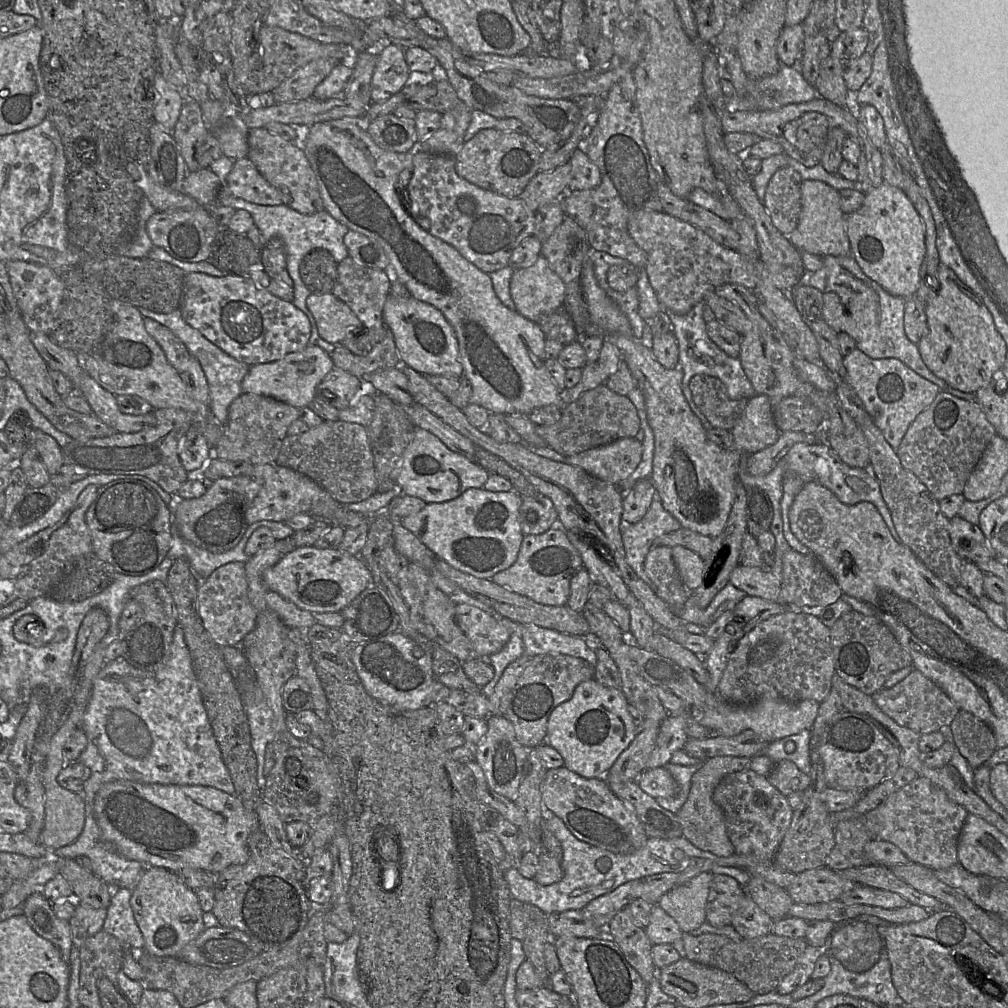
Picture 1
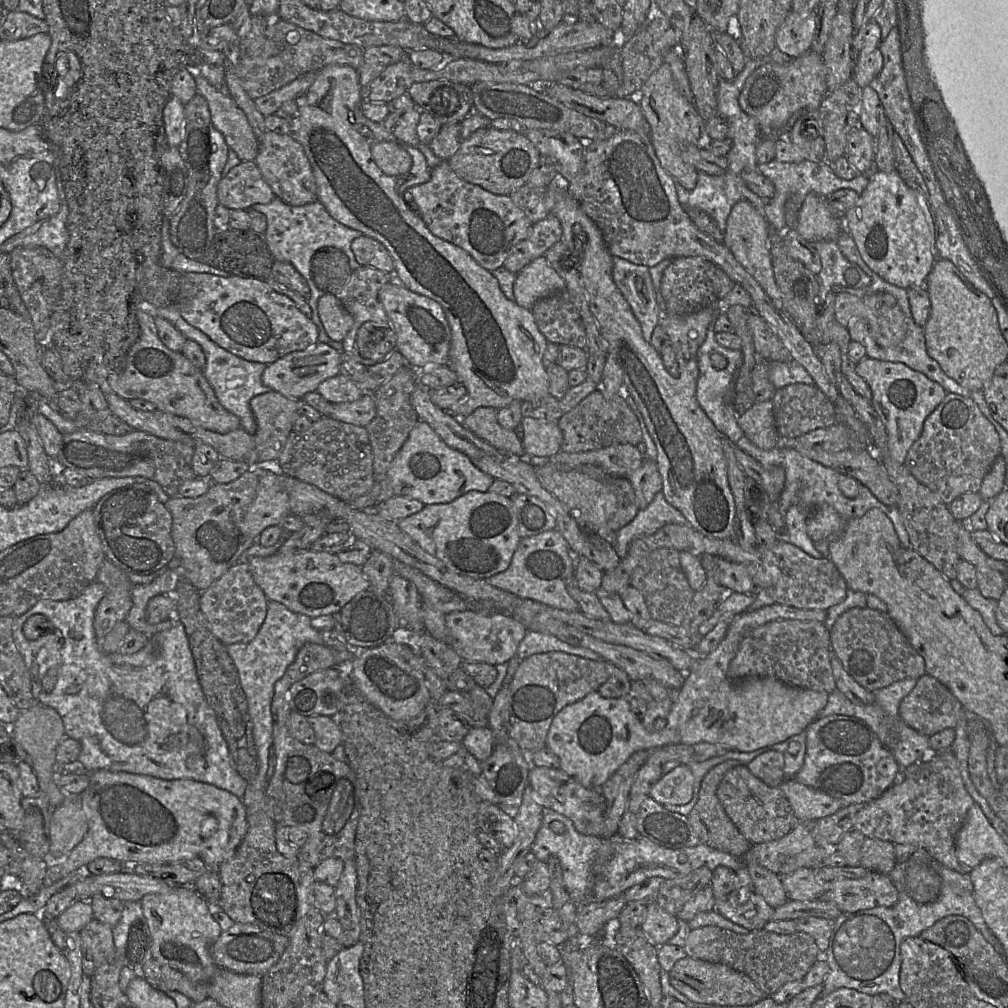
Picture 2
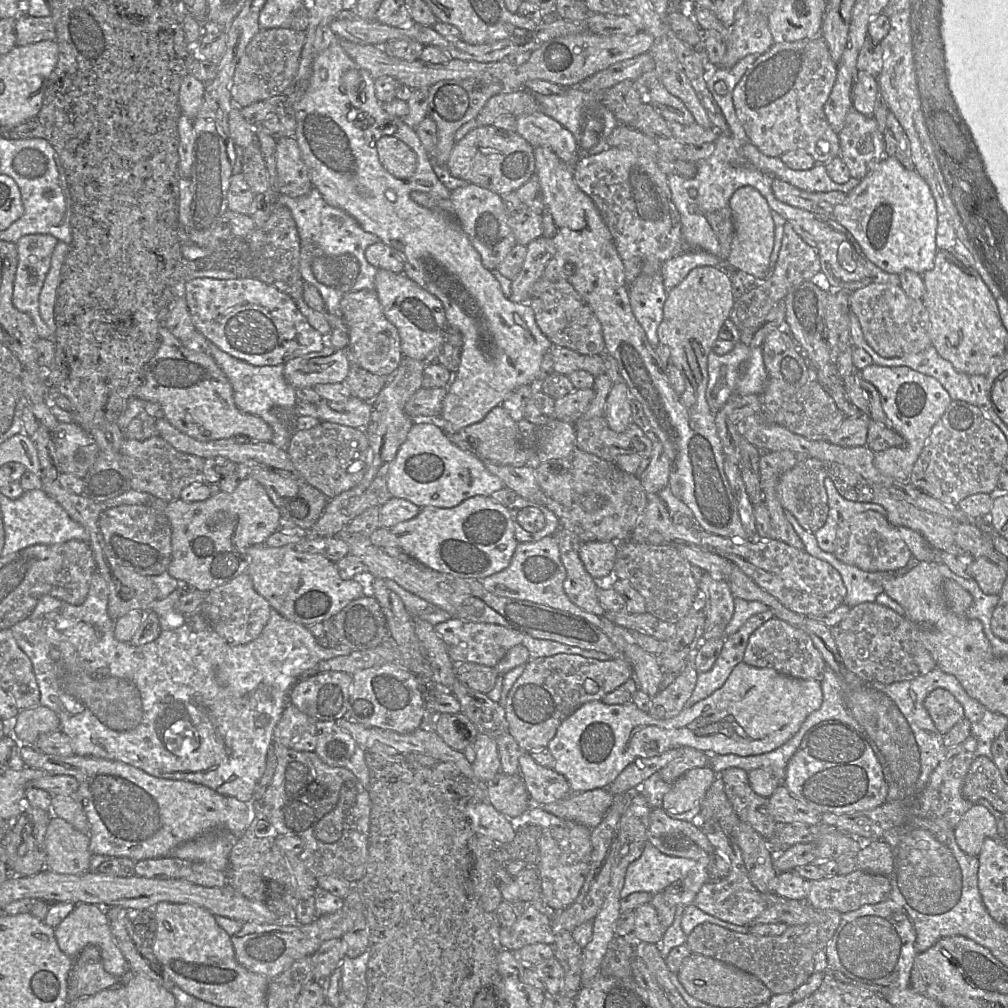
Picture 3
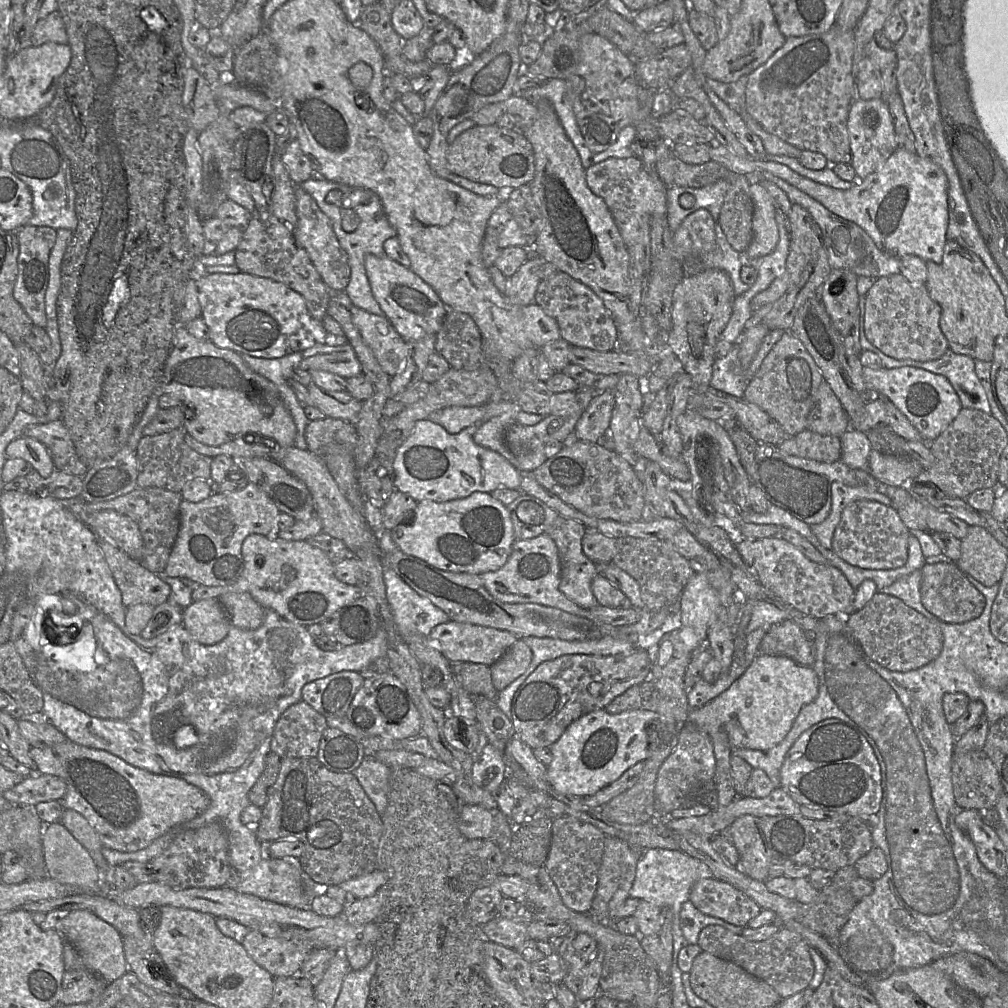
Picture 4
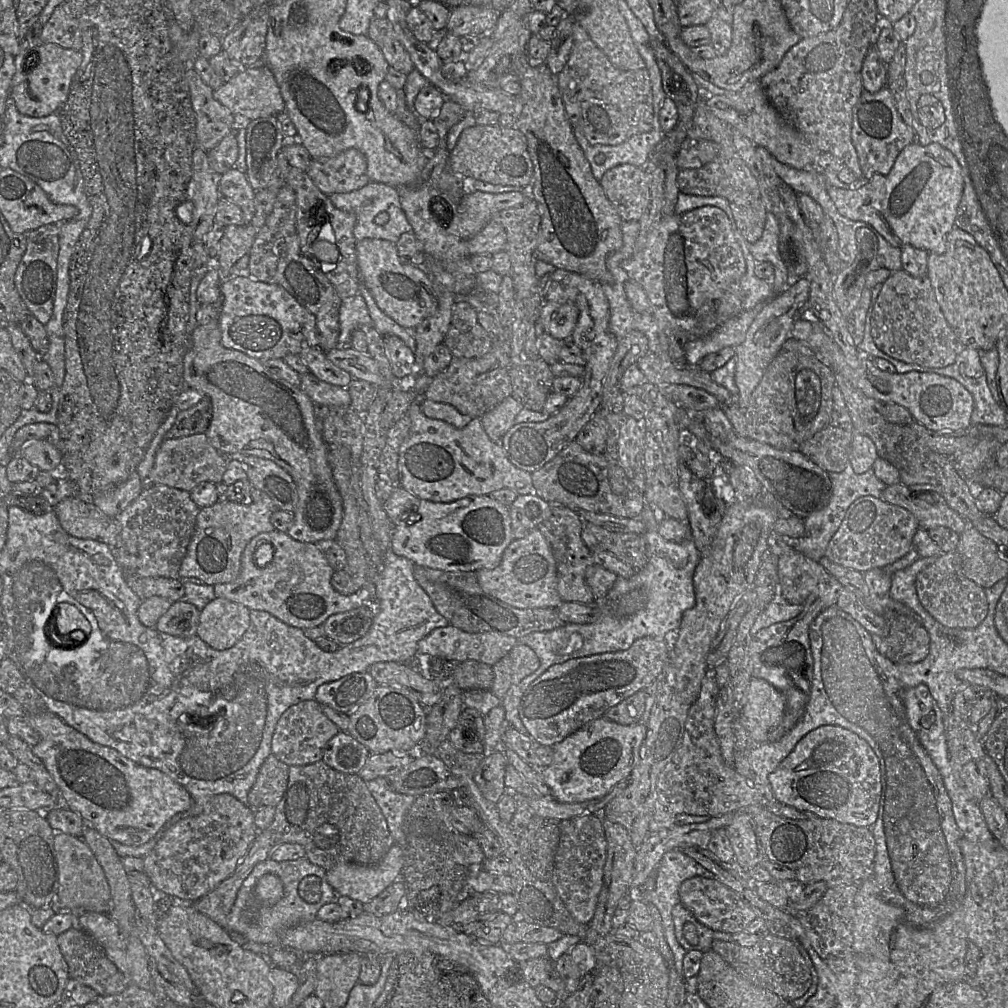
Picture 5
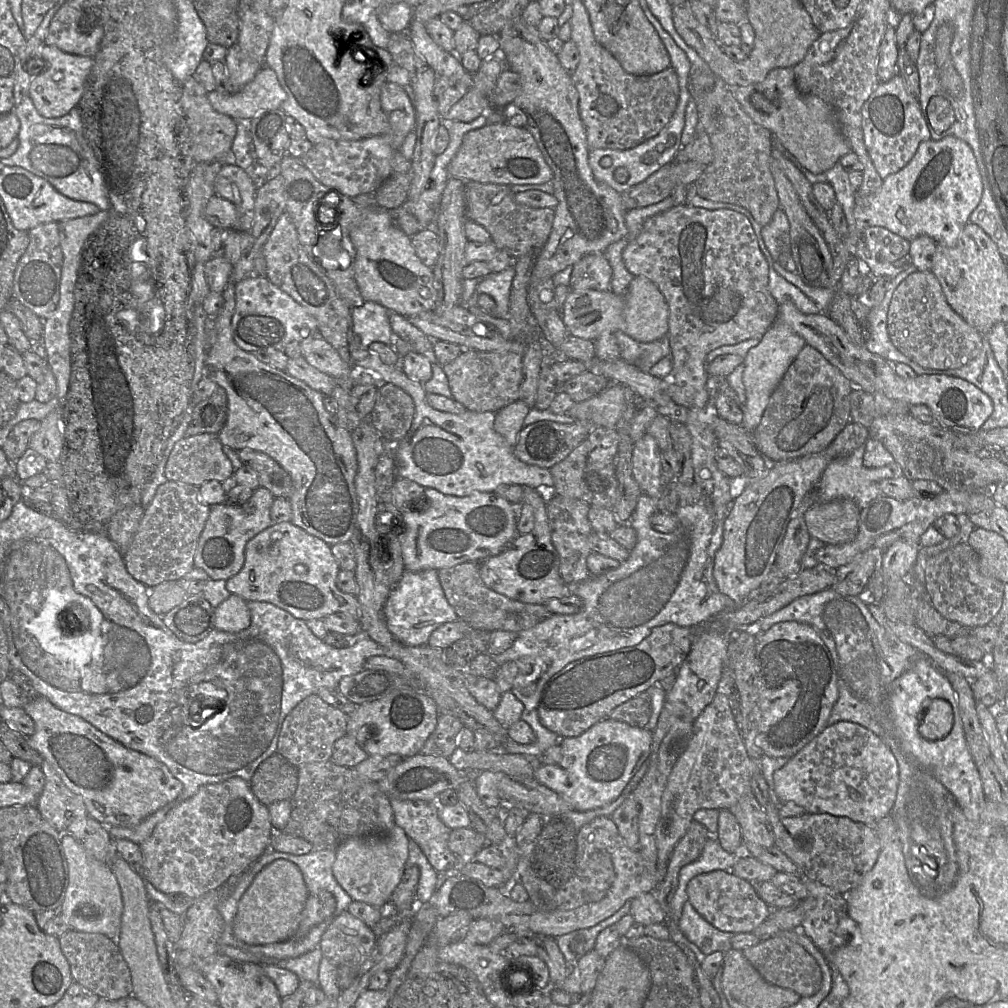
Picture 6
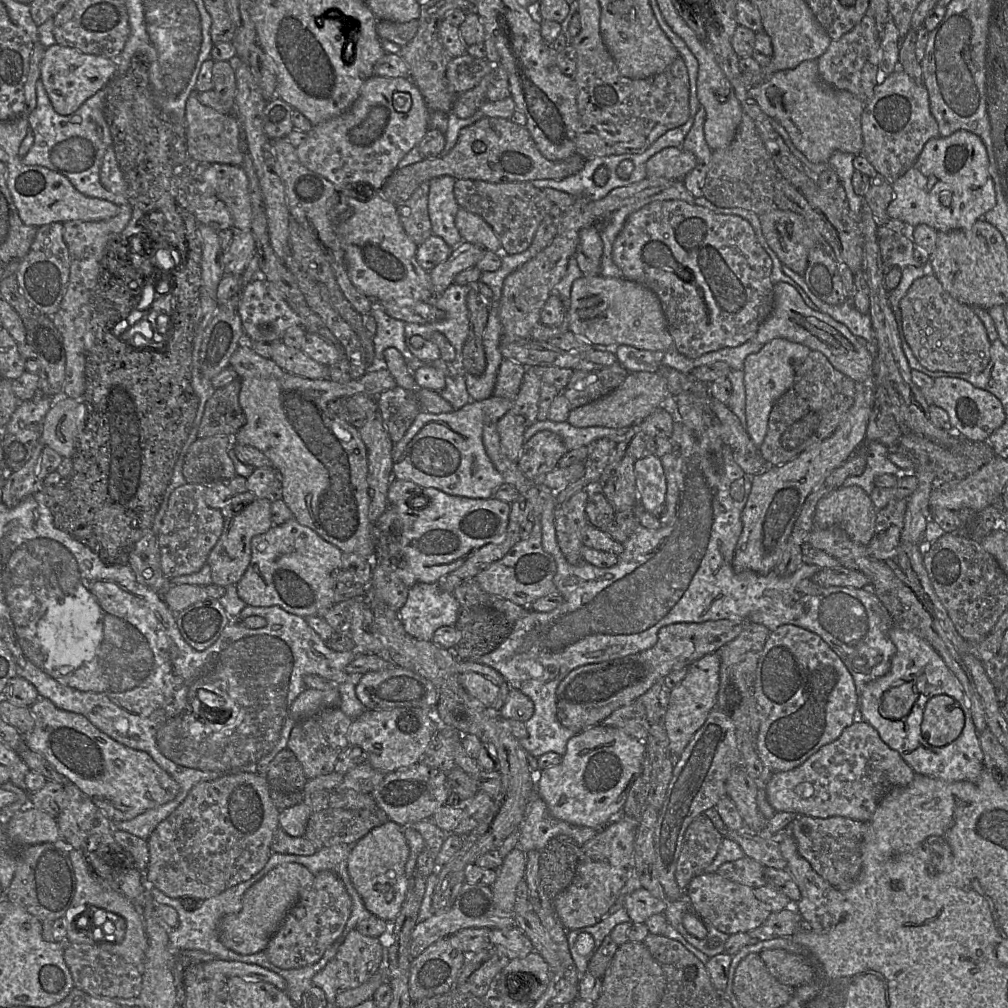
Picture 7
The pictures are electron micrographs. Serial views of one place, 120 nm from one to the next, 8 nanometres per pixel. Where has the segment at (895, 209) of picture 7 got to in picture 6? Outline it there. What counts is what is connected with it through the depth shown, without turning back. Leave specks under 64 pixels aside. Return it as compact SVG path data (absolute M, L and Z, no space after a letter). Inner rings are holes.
M946 136L938 141L931 138L922 141L911 160L898 172L883 179L881 187L867 196L856 196L853 216L854 226L848 226L846 236L838 237L835 246L830 246L833 268L826 285L822 287L837 288L848 260L854 256L857 244L864 230L870 226L881 226L892 233L913 240L920 235L927 235L936 244L954 246L974 209L978 206L983 193L982 177L971 147L963 140L954 136Z

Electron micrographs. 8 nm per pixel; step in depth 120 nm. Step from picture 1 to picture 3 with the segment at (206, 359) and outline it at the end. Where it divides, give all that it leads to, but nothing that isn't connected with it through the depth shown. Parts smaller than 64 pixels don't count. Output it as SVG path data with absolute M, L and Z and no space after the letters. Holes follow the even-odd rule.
M209 341L209 354L228 378L233 388L234 402L239 410L261 417L273 430L271 442L286 450L294 431L285 427L271 413L274 406L295 409L297 405L296 389L284 378L284 364L253 366L245 361L232 357Z

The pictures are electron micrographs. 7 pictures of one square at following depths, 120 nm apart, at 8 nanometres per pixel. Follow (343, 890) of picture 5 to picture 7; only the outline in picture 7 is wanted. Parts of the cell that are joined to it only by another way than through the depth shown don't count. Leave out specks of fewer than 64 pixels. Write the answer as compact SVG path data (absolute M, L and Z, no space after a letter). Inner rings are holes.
M389 819L352 845L347 860L350 880L365 908L386 922L394 920L399 914L408 888L405 865L409 847L403 830L402 826Z

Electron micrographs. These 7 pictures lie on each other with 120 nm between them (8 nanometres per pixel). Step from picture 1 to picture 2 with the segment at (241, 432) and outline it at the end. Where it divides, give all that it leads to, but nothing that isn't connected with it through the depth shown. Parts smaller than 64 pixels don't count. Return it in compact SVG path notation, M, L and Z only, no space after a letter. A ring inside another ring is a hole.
M274 391L251 399L250 407L256 421L253 436L258 455L258 463L254 466L276 463L300 416L298 401Z

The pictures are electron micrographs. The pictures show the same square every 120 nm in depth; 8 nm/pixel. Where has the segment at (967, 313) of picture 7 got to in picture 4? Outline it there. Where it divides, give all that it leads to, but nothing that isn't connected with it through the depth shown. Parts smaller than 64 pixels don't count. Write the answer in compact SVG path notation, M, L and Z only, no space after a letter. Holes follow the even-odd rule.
M900 273L876 280L866 295L864 333L883 354L897 360L927 362L949 349L940 330L940 308L930 298L925 285L913 285Z

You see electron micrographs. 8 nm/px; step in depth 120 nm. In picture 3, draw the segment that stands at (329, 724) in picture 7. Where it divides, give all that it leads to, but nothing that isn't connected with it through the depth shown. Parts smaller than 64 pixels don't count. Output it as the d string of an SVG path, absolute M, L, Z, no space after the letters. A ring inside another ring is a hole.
M289 703L274 729L273 742L296 751L315 751L316 721Z

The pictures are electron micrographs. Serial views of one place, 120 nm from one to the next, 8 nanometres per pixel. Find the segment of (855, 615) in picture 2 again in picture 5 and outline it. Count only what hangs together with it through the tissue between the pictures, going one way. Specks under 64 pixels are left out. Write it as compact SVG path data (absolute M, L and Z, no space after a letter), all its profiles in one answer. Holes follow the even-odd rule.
M886 610L884 619L889 628L886 636L872 635L877 650L895 663L917 663L930 652L930 635L915 617Z

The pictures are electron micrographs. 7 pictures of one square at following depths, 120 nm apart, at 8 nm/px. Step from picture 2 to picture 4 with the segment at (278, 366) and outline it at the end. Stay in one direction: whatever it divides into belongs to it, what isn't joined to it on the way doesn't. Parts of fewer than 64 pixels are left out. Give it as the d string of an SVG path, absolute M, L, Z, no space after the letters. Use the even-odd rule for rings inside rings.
M350 344L341 346L317 345L303 352L300 368L306 371L322 370L345 379L362 373L361 364Z

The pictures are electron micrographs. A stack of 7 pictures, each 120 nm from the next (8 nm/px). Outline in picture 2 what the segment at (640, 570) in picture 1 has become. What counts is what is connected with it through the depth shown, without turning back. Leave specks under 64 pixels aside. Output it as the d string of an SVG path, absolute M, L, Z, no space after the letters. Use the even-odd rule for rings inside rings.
M662 491L651 503L640 510L635 518L614 536L613 548L621 559L626 556L631 542L641 536L651 535L666 524L686 524L684 515L667 500Z

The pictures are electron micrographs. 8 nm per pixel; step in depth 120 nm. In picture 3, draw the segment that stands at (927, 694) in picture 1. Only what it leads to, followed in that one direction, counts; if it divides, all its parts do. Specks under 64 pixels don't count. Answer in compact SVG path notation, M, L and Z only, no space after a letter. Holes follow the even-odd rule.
M944 688L931 691L924 701L924 706L942 735L964 717L962 705Z

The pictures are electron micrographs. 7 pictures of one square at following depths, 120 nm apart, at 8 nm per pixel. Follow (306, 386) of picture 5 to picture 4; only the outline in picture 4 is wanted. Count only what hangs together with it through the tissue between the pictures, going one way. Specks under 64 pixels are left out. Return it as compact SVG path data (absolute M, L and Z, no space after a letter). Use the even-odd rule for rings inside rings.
M312 384L307 387L310 396L310 406L314 406L322 411L327 417L341 419L347 422L352 422L358 418L362 409L363 403L352 397L346 390L343 391L325 391L317 385Z

